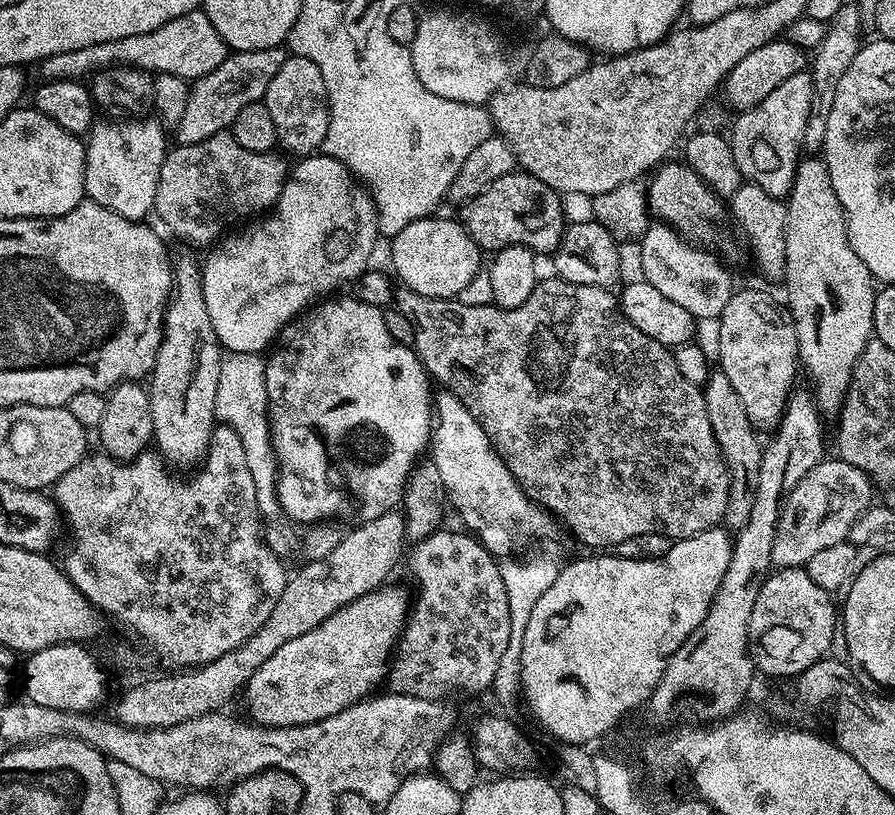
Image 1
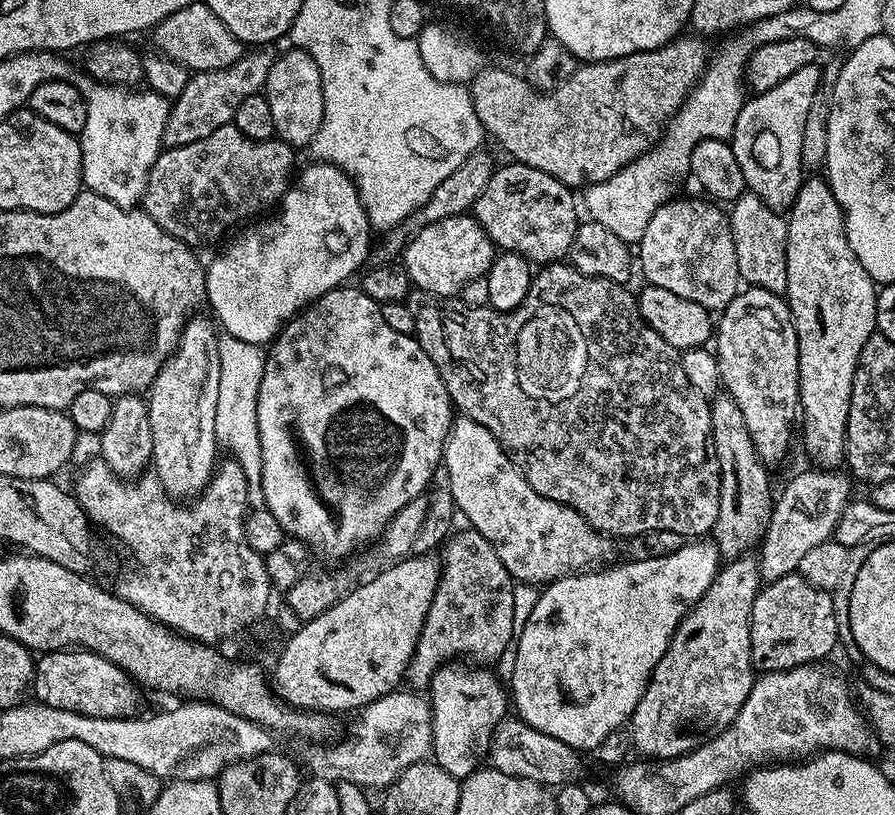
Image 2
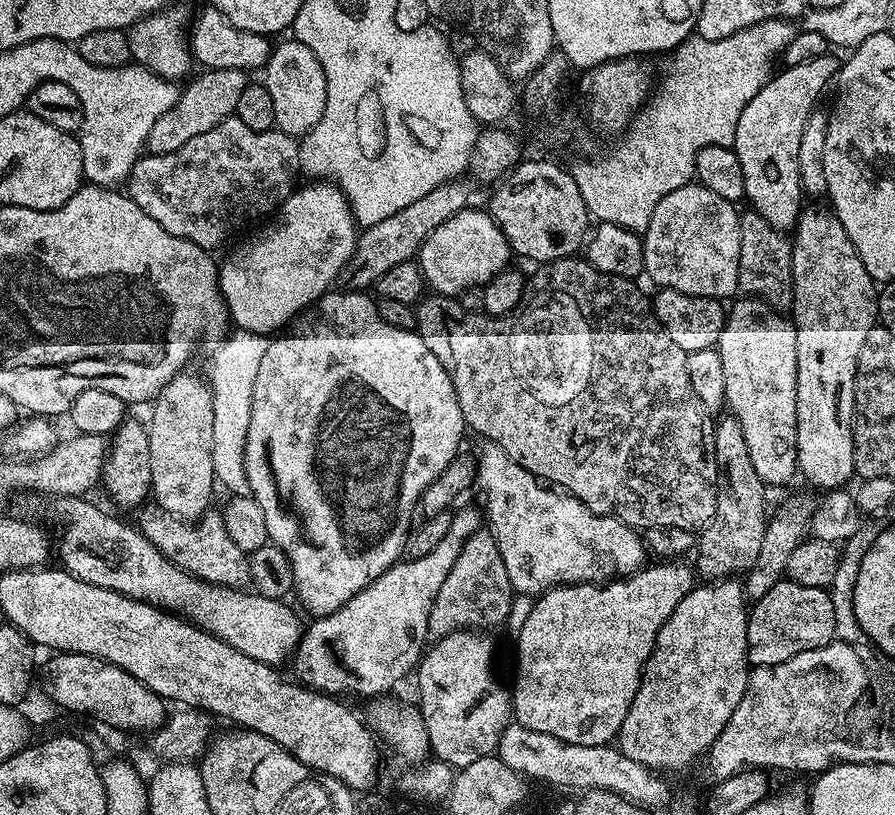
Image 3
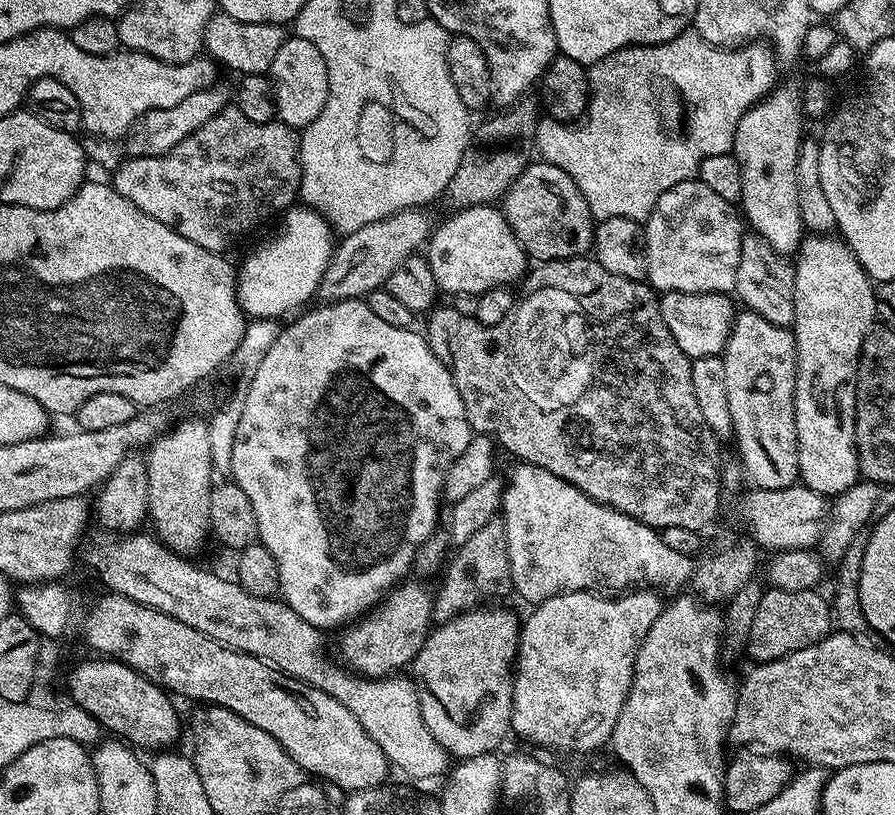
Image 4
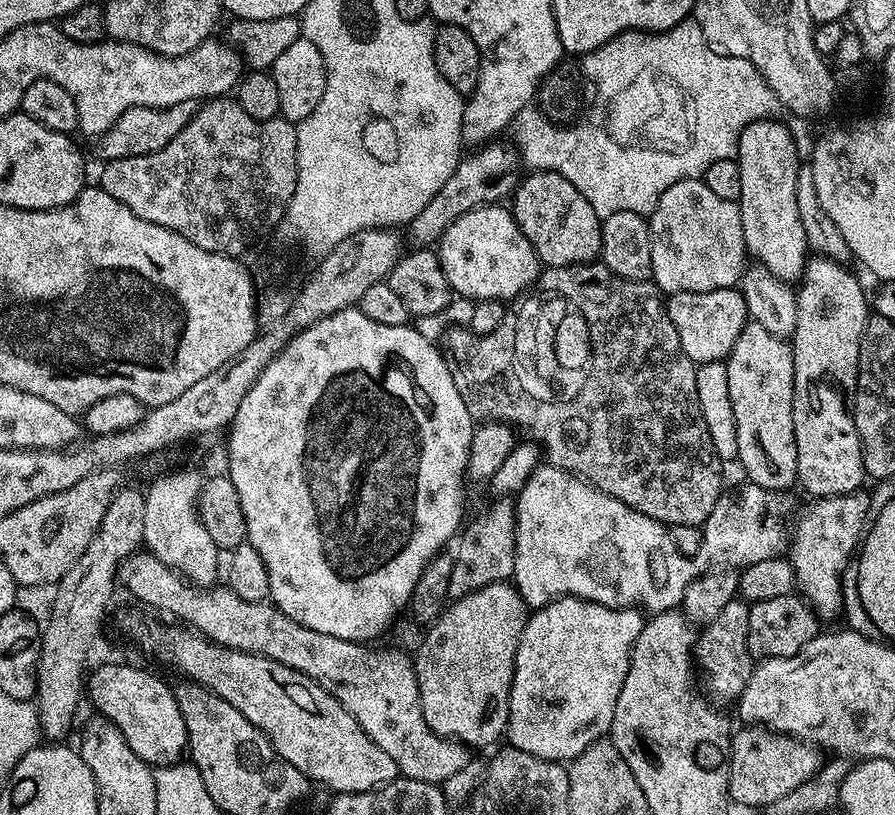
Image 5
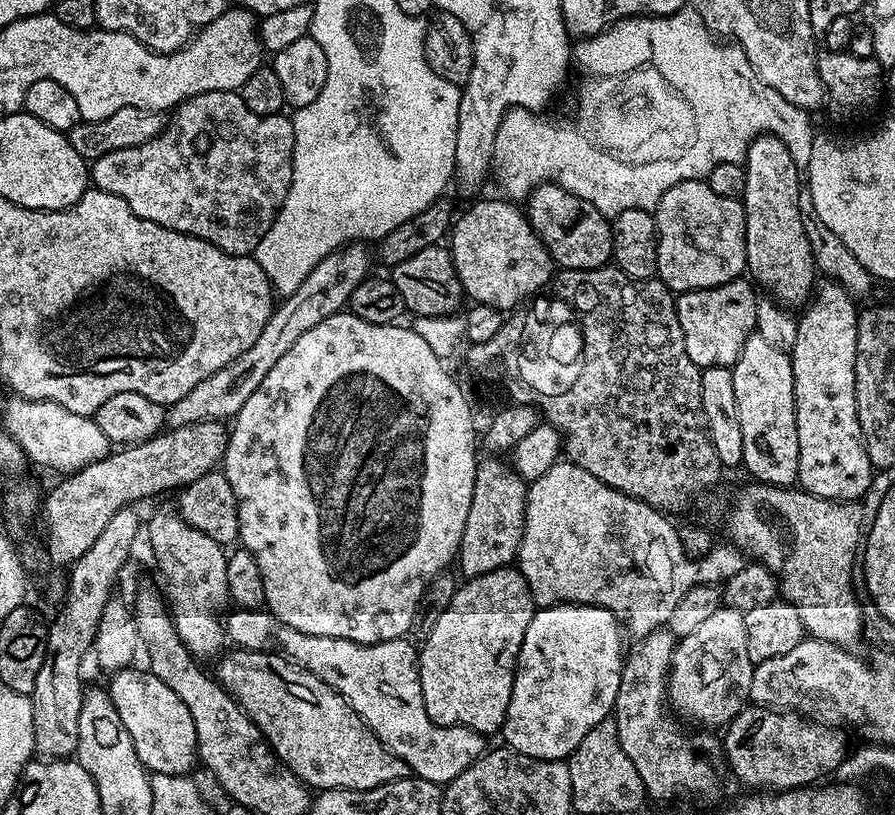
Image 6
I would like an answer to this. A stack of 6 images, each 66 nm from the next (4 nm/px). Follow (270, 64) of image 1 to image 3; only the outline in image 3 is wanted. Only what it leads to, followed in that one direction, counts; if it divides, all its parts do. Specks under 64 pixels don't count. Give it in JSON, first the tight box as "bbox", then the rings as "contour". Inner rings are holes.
{"bbox":[147,70,250,158],"contour":[[[204,70],[199,73],[201,76],[197,80],[189,79],[183,85],[180,100],[154,122],[154,128],[150,130],[147,151],[153,152],[153,157],[168,158],[171,152],[176,152],[179,148],[184,148],[195,136],[204,136],[215,133],[217,126],[226,117],[233,115],[236,111],[238,94],[250,83],[249,77],[242,70]]]}

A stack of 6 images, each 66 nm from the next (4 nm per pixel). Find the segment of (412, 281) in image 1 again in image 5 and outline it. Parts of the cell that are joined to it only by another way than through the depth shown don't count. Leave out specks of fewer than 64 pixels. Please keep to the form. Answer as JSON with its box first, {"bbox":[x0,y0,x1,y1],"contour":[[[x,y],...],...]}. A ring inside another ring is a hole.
{"bbox":[438,203,542,302],"contour":[[[494,203],[470,210],[442,234],[438,245],[440,269],[457,296],[475,301],[511,302],[515,296],[523,297],[542,271],[534,246],[530,246],[526,234],[522,234],[511,211],[500,207],[504,206]]]}

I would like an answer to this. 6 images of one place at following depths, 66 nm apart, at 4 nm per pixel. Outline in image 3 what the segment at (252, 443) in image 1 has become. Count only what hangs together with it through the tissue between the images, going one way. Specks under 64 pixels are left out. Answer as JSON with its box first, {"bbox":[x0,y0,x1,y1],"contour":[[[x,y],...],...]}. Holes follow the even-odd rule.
{"bbox":[208,329,269,495],"contour":[[[235,329],[213,347],[215,350],[210,374],[208,373],[213,407],[211,461],[214,465],[214,478],[219,485],[221,483],[230,490],[231,495],[241,495],[246,486],[244,466],[246,429],[250,422],[254,381],[268,345],[269,339],[263,333]]]}

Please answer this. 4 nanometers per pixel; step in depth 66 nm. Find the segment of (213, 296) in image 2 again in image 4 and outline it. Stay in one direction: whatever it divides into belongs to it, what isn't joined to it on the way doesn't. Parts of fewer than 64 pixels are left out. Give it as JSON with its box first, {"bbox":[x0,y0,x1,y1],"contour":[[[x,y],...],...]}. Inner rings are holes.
{"bbox":[236,206,334,320],"contour":[[[293,206],[283,213],[282,219],[284,225],[280,233],[262,241],[241,262],[240,268],[238,264],[236,297],[240,311],[253,320],[275,320],[286,312],[303,309],[309,303],[307,300],[317,295],[322,274],[326,274],[326,266],[334,251],[334,229],[313,208]]]}

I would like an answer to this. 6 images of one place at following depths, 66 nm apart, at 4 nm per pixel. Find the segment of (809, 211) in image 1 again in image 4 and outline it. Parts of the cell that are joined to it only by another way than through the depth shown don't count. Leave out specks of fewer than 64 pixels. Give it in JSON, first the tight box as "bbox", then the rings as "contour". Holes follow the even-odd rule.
{"bbox":[791,234,877,498],"contour":[[[832,234],[805,235],[794,253],[794,267],[794,322],[791,331],[796,338],[794,418],[800,480],[804,486],[820,492],[825,498],[835,498],[861,479],[856,453],[856,371],[864,340],[877,319],[876,288],[851,248]]]}

